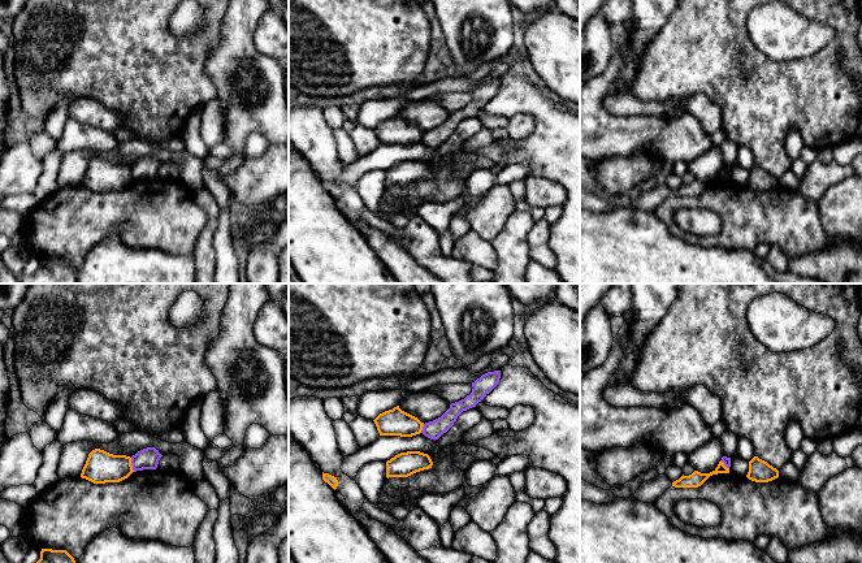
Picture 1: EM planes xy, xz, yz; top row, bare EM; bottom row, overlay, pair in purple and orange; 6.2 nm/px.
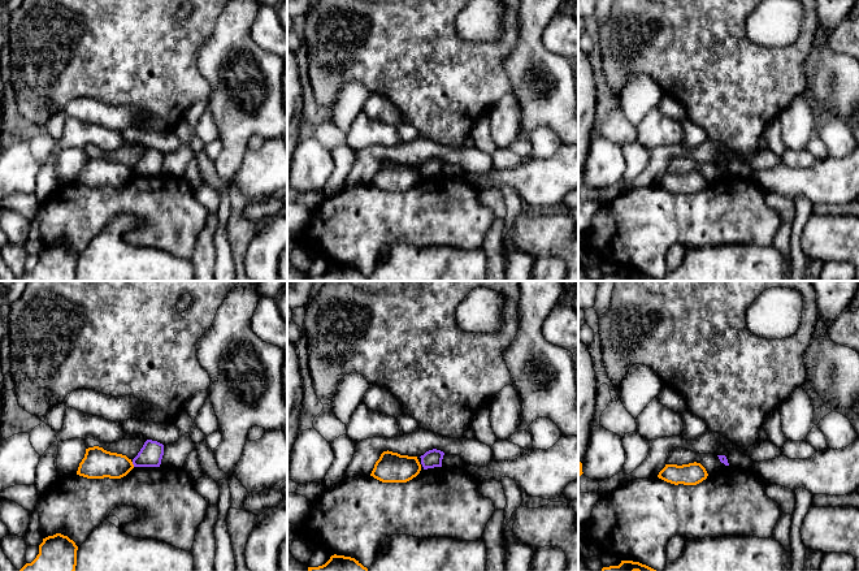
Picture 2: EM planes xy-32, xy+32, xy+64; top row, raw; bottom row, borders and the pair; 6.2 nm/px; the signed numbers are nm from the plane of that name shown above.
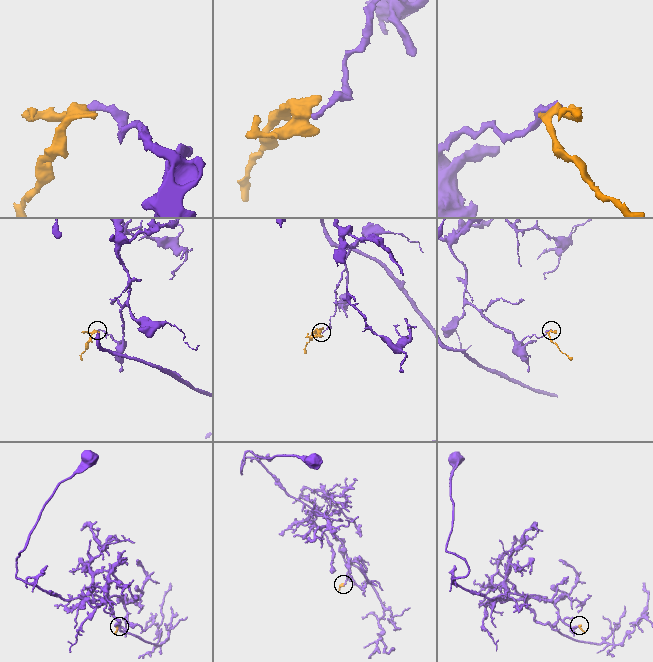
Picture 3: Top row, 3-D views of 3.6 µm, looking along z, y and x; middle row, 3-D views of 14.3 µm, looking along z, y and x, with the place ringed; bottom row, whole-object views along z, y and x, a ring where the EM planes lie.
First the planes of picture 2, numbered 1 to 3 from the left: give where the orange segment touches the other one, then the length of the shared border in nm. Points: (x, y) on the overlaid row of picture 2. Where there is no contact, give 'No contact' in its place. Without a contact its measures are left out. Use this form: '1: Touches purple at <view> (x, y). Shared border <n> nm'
1: Touches purple at xy-32 (133, 463). Shared border 40 nm
2: No contact
3: No contact

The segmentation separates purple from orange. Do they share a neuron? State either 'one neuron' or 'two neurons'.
two neurons

